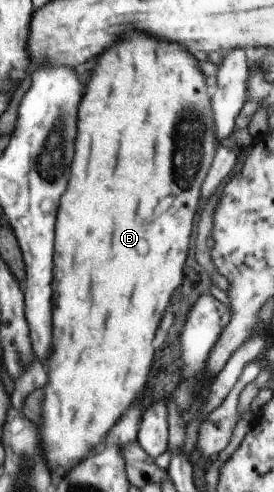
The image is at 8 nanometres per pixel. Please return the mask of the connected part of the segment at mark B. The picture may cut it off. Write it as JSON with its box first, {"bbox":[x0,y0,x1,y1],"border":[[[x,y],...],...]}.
{"bbox":[41,31,219,467],"border":[[[133,31],[129,33],[129,37],[117,41],[109,51],[105,51],[101,55],[101,59],[97,61],[95,69],[93,69],[93,75],[91,75],[91,81],[87,85],[89,89],[85,89],[85,97],[81,101],[81,117],[79,117],[79,135],[77,135],[77,157],[73,161],[73,177],[69,181],[69,189],[65,193],[65,197],[61,199],[61,213],[59,213],[59,219],[57,219],[57,297],[55,297],[55,311],[53,311],[53,321],[55,321],[55,337],[57,337],[57,353],[53,353],[53,357],[49,359],[49,369],[51,369],[51,381],[49,385],[45,387],[45,393],[47,393],[47,399],[45,399],[45,425],[43,425],[43,433],[41,433],[41,441],[45,445],[45,453],[47,453],[47,461],[49,465],[53,467],[55,463],[59,467],[71,467],[75,461],[81,461],[85,459],[105,437],[107,433],[111,431],[111,427],[121,419],[121,415],[135,403],[135,399],[139,397],[139,393],[143,391],[147,379],[149,379],[149,373],[151,373],[151,367],[153,367],[153,361],[155,361],[155,347],[153,347],[153,339],[157,335],[157,329],[161,325],[161,319],[173,299],[173,293],[177,291],[177,287],[183,283],[183,277],[185,277],[185,261],[189,257],[189,241],[193,237],[193,227],[195,227],[195,215],[199,211],[199,199],[202,199],[203,181],[207,179],[210,169],[212,168],[215,159],[215,153],[217,153],[217,145],[219,145],[218,137],[215,137],[217,133],[217,127],[215,127],[216,113],[214,107],[211,105],[211,95],[205,91],[207,85],[207,77],[201,69],[201,63],[199,59],[187,51],[183,45],[179,43],[171,43],[171,41],[159,41],[157,37],[151,37],[147,33],[139,33],[139,31]]]}

